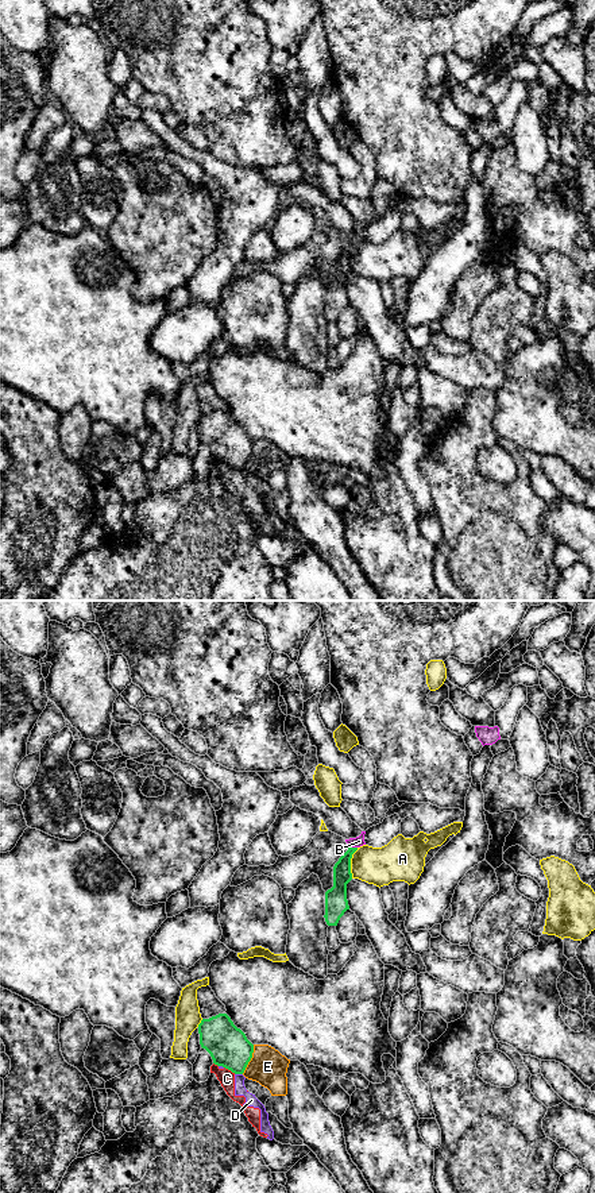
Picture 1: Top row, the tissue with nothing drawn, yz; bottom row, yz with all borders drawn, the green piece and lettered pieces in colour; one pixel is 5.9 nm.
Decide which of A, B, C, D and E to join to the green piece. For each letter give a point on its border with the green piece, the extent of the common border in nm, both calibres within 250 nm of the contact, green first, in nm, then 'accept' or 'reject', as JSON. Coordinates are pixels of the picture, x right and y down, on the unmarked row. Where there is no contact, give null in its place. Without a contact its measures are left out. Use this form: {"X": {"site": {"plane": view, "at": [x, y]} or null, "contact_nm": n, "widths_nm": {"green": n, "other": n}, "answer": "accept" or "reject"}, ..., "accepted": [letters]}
{"A": {"site": {"plane": "yz", "at": [350, 258]}, "contact_nm": 190, "widths_nm": {"green": 130, "other": 220}, "answer": "reject"}, "B": {"site": {"plane": "yz", "at": [352, 243]}, "contact_nm": 60, "widths_nm": {"green": 110, "other": 60}, "answer": "accept"}, "C": {"site": {"plane": "yz", "at": [230, 464]}, "contact_nm": 80, "widths_nm": {"green": 240, "other": 100}, "answer": "reject"}, "D": {"site": {"plane": "yz", "at": [239, 468]}, "contact_nm": 50, "widths_nm": {"green": 240, "other": 70}, "answer": "reject"}, "E": {"site": {"plane": "yz", "at": [250, 455]}, "contact_nm": 190, "widths_nm": {"green": 240, "other": 220}, "answer": "reject"}, "accepted": ["B"]}

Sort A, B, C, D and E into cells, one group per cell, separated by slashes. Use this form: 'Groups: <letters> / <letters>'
Groups: A / B / C D / E

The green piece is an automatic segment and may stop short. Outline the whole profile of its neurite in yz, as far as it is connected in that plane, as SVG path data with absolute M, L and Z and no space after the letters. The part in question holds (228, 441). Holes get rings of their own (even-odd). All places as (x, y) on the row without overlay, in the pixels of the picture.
M227 409L202 414L198 429L201 443L210 449L215 460L235 470L244 468L252 453L254 440Z

